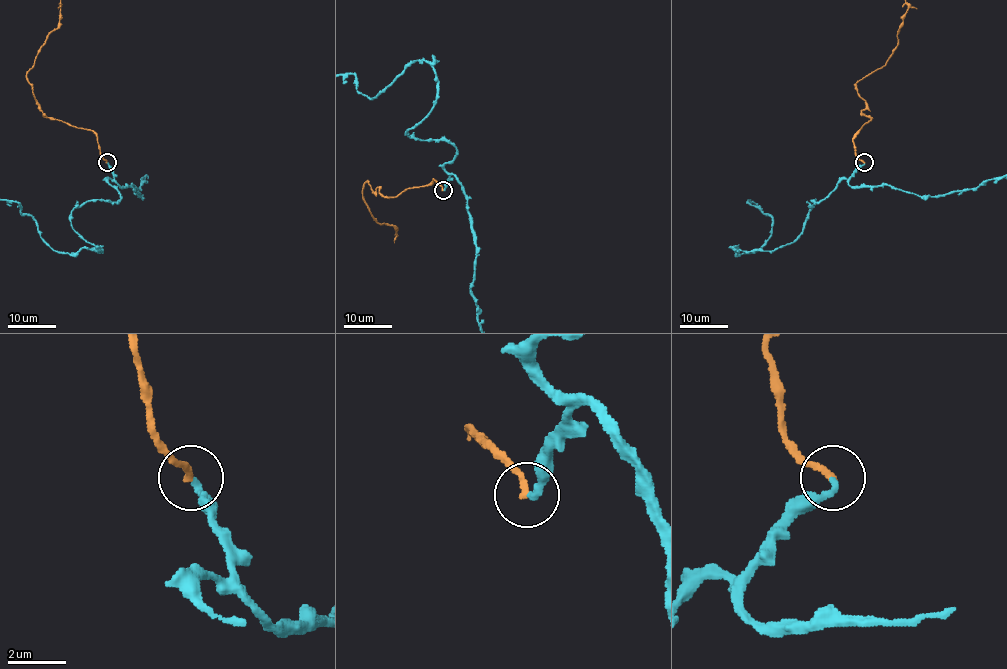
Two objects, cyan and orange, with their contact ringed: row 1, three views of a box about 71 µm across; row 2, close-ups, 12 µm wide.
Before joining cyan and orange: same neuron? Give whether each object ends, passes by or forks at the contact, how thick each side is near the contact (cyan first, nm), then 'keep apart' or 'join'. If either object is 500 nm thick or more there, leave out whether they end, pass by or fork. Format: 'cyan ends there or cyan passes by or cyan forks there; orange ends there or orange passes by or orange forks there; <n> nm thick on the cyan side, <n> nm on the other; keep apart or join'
cyan ends there; orange ends there; 240 nm thick on the cyan side, 220 nm on the other; keep apart

